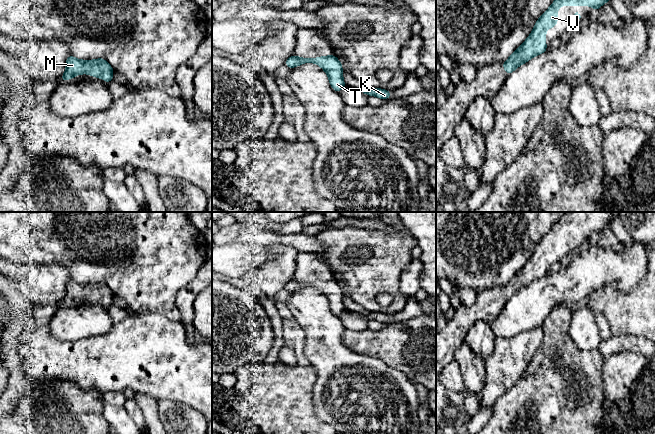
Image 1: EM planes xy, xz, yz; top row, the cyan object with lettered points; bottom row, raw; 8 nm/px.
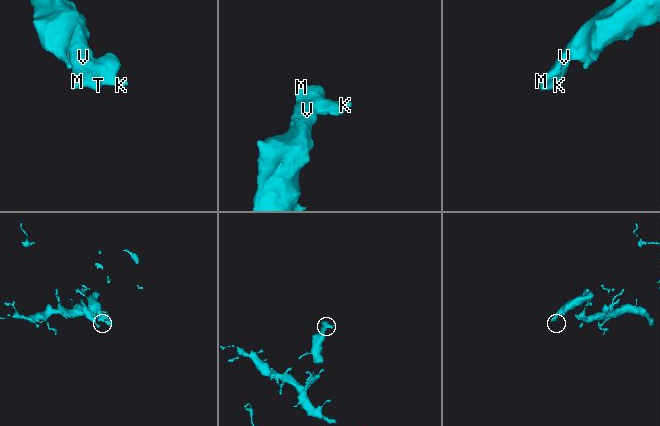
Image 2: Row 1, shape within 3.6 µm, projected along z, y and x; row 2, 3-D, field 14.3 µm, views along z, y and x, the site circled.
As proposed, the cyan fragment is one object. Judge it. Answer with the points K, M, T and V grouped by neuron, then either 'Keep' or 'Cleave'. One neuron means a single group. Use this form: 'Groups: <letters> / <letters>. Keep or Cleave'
Groups: K M T V. Keep

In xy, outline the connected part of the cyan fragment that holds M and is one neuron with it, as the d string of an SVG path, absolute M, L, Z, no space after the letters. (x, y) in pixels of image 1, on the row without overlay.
M72 279L66 283L66 294L60 305L70 304L80 298L90 298L93 301L101 302L110 307L113 304L114 294L103 282L94 284L80 284Z

